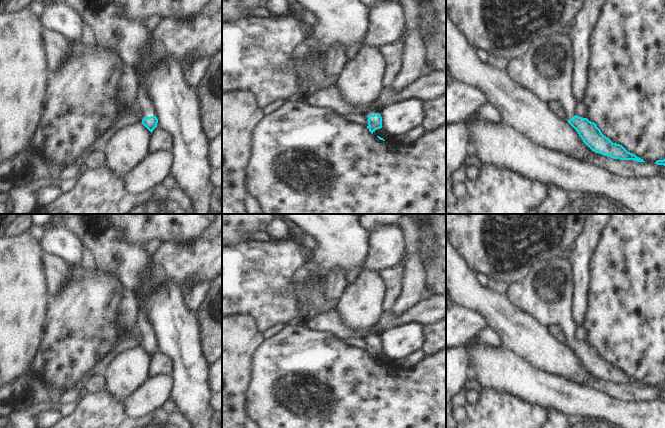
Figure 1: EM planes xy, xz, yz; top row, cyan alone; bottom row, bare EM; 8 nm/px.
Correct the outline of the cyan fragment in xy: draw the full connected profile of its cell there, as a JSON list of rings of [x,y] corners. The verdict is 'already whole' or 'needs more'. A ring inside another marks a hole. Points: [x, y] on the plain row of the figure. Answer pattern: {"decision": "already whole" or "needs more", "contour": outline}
{"decision": "needs more", "contour": [[[217,214],[211,226],[193,243],[179,244],[174,241],[159,244],[151,251],[151,261],[143,277],[142,283],[134,292],[139,306],[132,312],[136,322],[136,331],[144,338],[142,348],[152,357],[157,351],[158,343],[154,328],[147,317],[145,299],[156,288],[167,281],[178,284],[181,288],[191,288],[206,281],[213,281],[222,272],[222,214]]]}

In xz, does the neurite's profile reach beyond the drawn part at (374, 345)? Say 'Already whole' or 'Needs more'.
Needs more.

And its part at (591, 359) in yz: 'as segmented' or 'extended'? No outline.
extended

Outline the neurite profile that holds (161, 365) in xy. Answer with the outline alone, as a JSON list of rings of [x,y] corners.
[[[156,351],[152,356],[152,362],[150,364],[149,376],[171,376],[172,362],[164,354]]]

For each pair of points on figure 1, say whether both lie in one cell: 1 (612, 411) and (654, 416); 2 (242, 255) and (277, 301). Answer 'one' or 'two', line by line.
1: one
2: one

